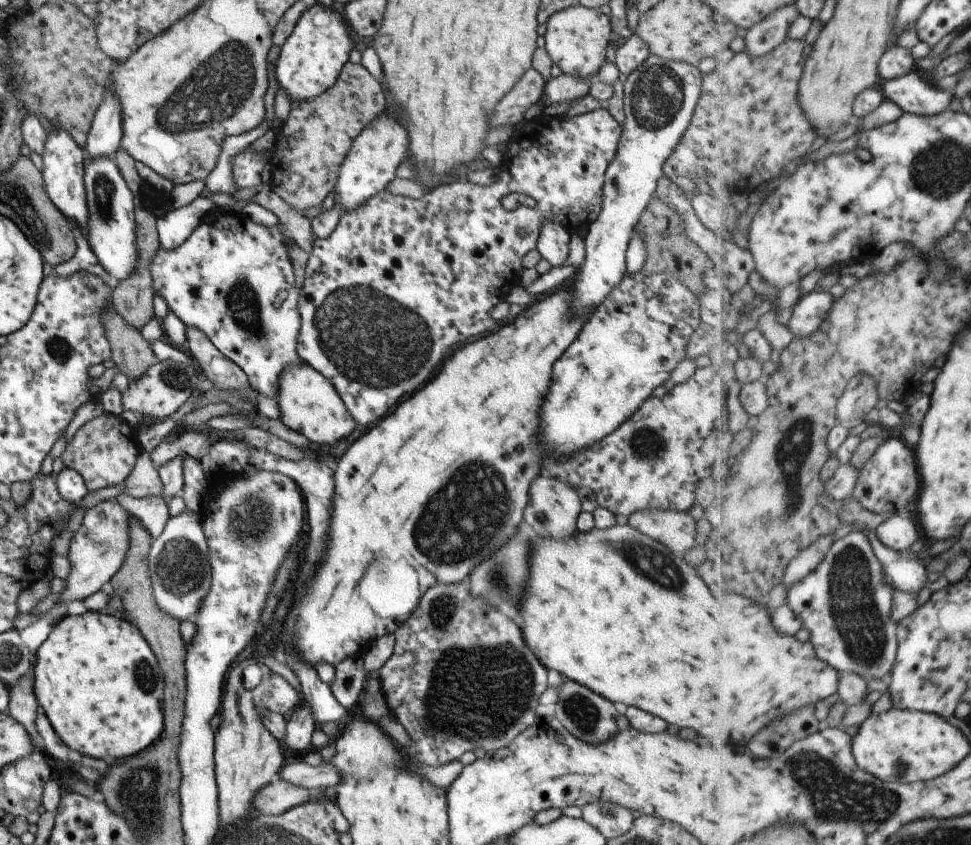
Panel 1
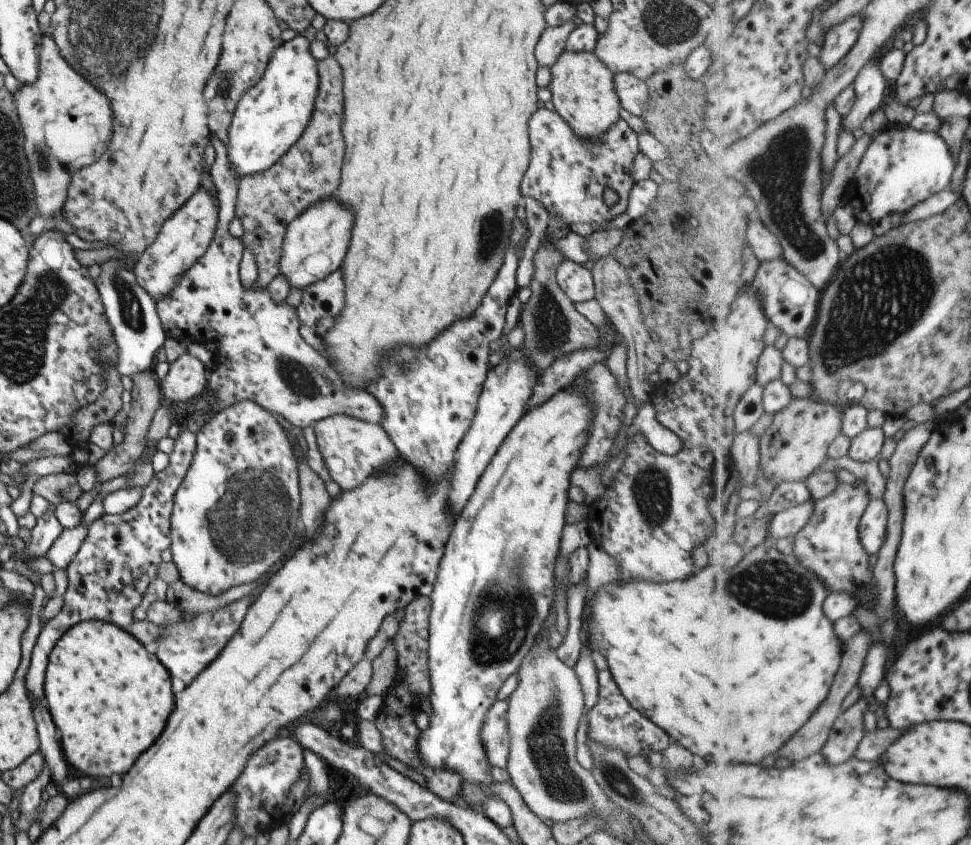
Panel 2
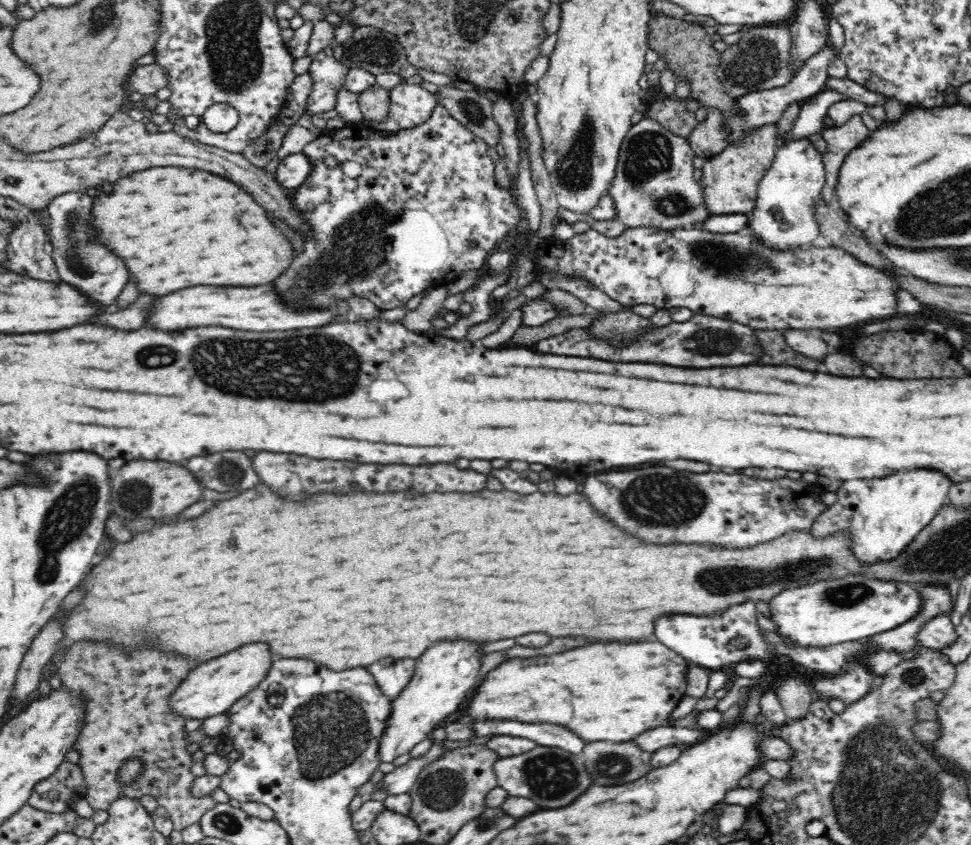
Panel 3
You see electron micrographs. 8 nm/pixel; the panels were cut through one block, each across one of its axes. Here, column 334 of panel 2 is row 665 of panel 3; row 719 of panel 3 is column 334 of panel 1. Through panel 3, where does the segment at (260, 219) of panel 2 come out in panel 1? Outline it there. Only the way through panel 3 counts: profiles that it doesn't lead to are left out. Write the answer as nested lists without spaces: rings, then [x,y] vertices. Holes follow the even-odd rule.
[[[347,61],[339,71],[337,80],[323,94],[307,103],[291,102],[287,118],[279,126],[271,149],[265,180],[283,202],[295,210],[319,206],[327,193],[335,186],[337,171],[345,158],[353,139],[381,112],[384,112],[383,94],[377,80],[359,63]]]

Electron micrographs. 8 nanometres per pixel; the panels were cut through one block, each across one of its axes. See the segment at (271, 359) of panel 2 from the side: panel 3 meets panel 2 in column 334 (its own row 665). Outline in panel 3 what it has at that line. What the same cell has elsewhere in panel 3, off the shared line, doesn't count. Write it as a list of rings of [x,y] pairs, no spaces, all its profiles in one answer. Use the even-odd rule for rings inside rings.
[[[380,660],[372,664],[368,670],[379,684],[383,694],[395,699],[406,685],[410,682],[414,674],[417,660]]]

